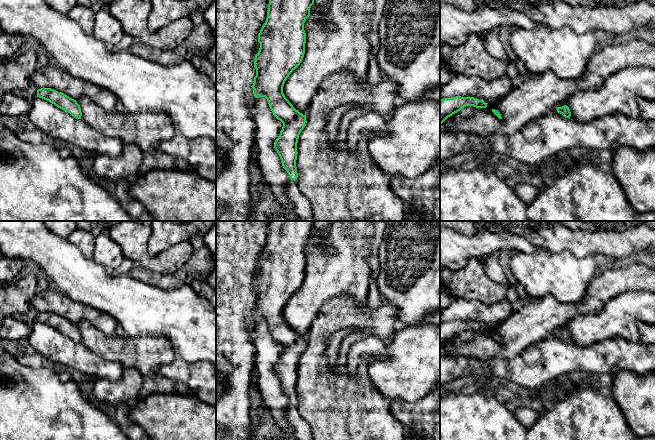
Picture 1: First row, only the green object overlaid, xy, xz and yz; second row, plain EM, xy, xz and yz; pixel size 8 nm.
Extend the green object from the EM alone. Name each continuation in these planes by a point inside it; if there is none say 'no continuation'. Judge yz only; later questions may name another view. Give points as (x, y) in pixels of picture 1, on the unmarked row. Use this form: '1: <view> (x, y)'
no continuation

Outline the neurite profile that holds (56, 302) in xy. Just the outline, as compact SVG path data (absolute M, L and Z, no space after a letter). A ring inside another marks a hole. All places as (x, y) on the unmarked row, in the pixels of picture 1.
M47 290L36 293L30 300L31 307L38 313L51 312L77 324L87 320L106 335L116 334L118 322L109 314L72 300L62 291Z

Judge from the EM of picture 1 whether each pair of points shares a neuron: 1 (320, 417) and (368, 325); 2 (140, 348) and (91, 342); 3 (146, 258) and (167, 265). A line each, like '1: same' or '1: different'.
1: same
2: same
3: same

